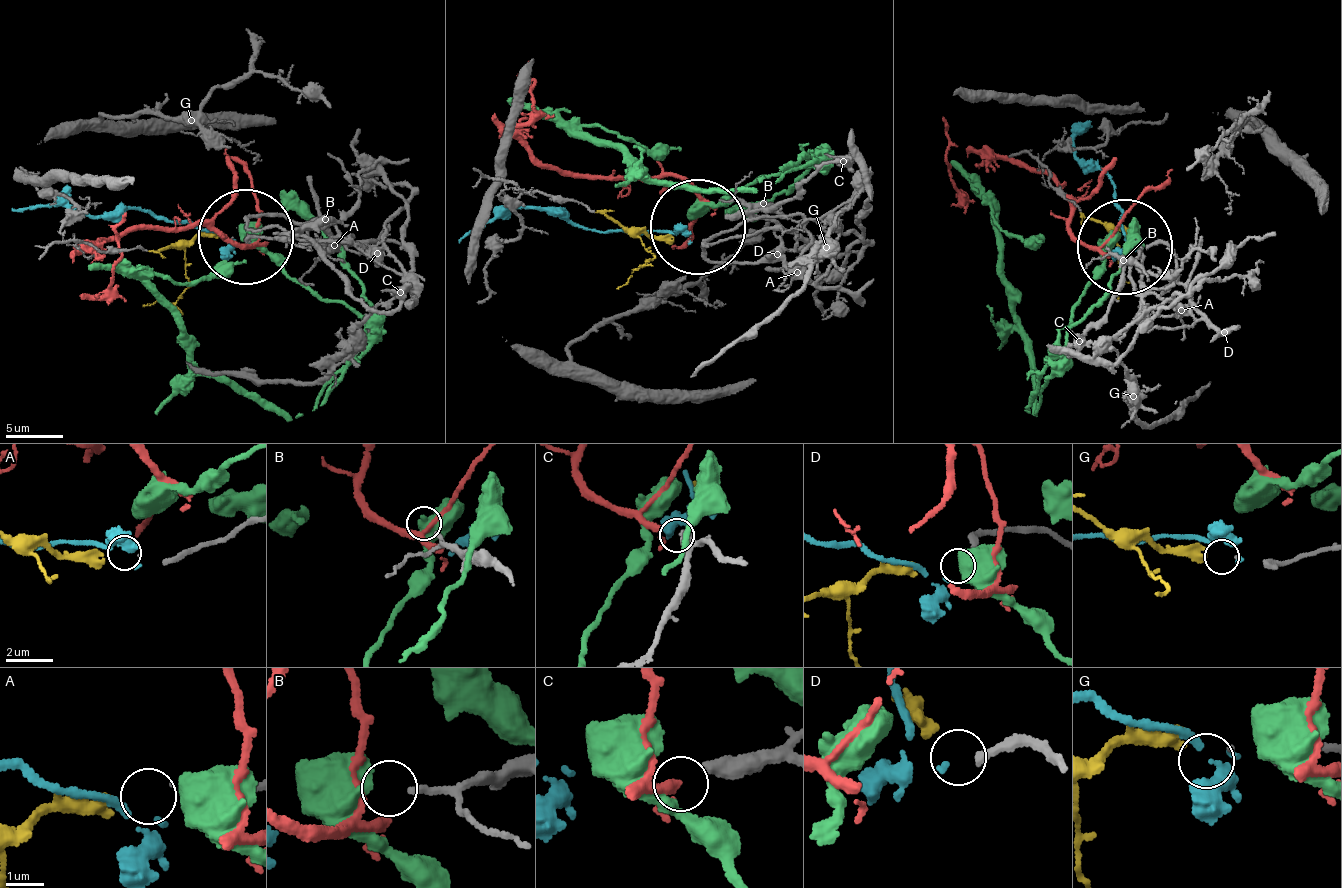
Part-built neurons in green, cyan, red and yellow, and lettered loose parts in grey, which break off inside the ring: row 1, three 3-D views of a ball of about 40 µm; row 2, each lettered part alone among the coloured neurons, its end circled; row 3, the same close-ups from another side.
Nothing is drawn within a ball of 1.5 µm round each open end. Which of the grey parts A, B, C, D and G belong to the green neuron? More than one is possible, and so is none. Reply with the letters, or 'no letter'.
no letter

